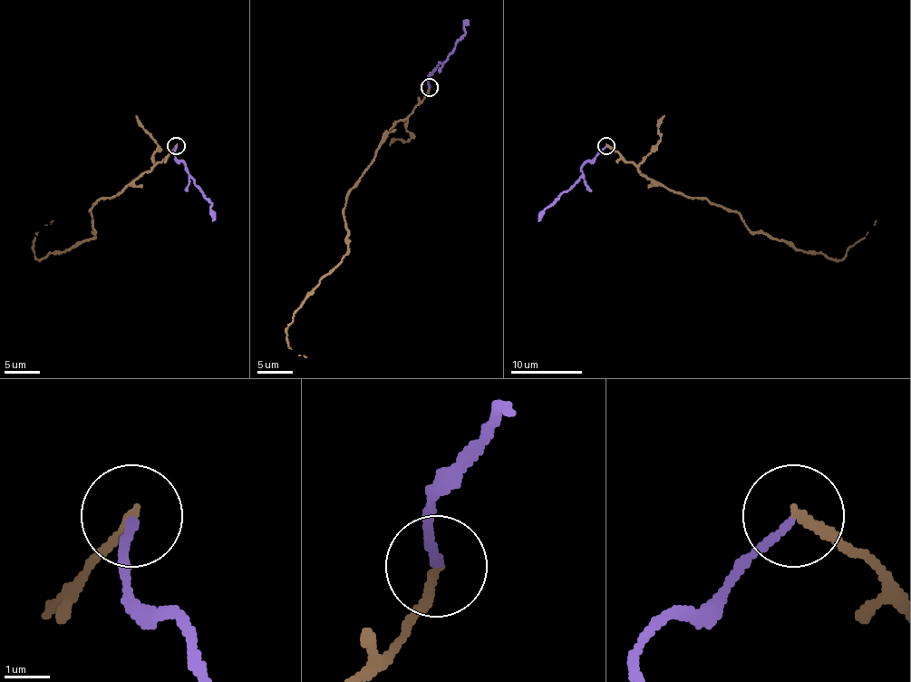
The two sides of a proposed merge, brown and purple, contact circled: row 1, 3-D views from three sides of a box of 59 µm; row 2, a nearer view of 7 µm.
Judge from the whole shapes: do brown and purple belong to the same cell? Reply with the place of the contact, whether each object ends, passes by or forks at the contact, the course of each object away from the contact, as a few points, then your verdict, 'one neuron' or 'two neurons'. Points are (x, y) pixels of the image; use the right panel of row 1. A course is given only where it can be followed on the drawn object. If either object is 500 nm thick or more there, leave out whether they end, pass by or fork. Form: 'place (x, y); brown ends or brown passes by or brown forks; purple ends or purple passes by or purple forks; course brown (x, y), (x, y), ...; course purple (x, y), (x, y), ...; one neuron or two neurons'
place (606, 145); brown ends; purple ends; course brown (606, 145), (653, 180), (734, 211), (752, 232), (767, 232), (799, 250), (839, 259), (876, 219); course purple (606, 145), (582, 166), (578, 179), (549, 204), (538, 221); two neurons

